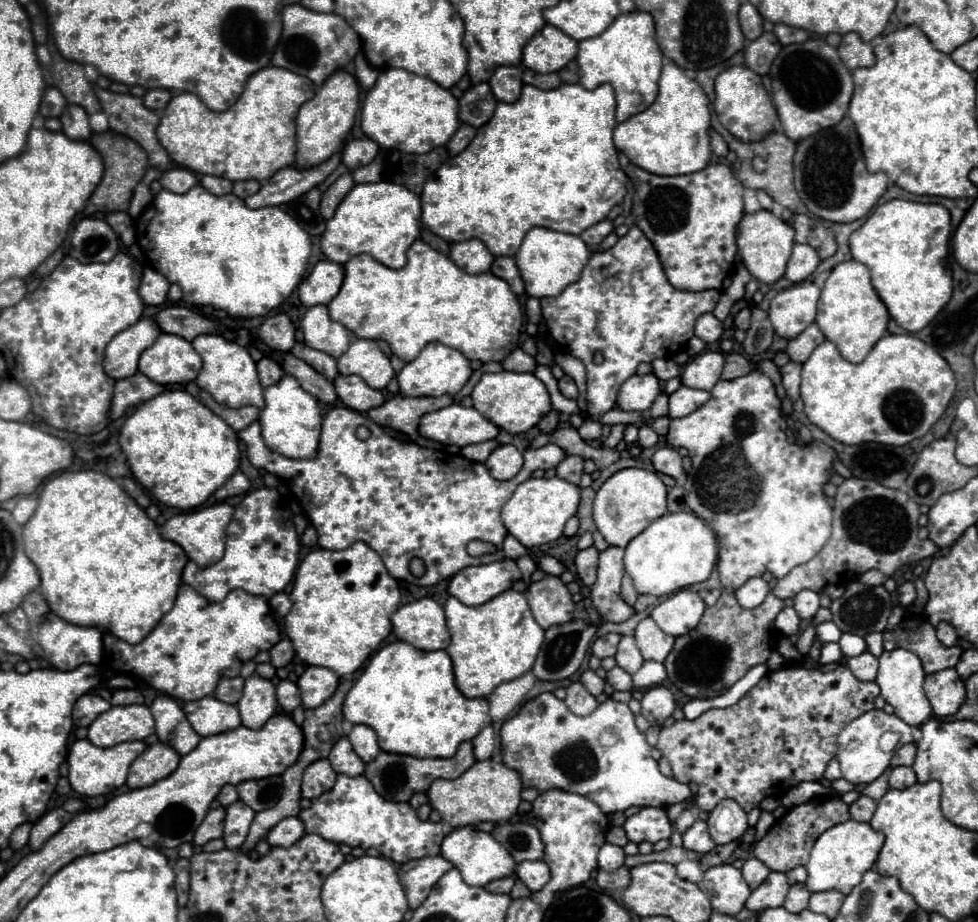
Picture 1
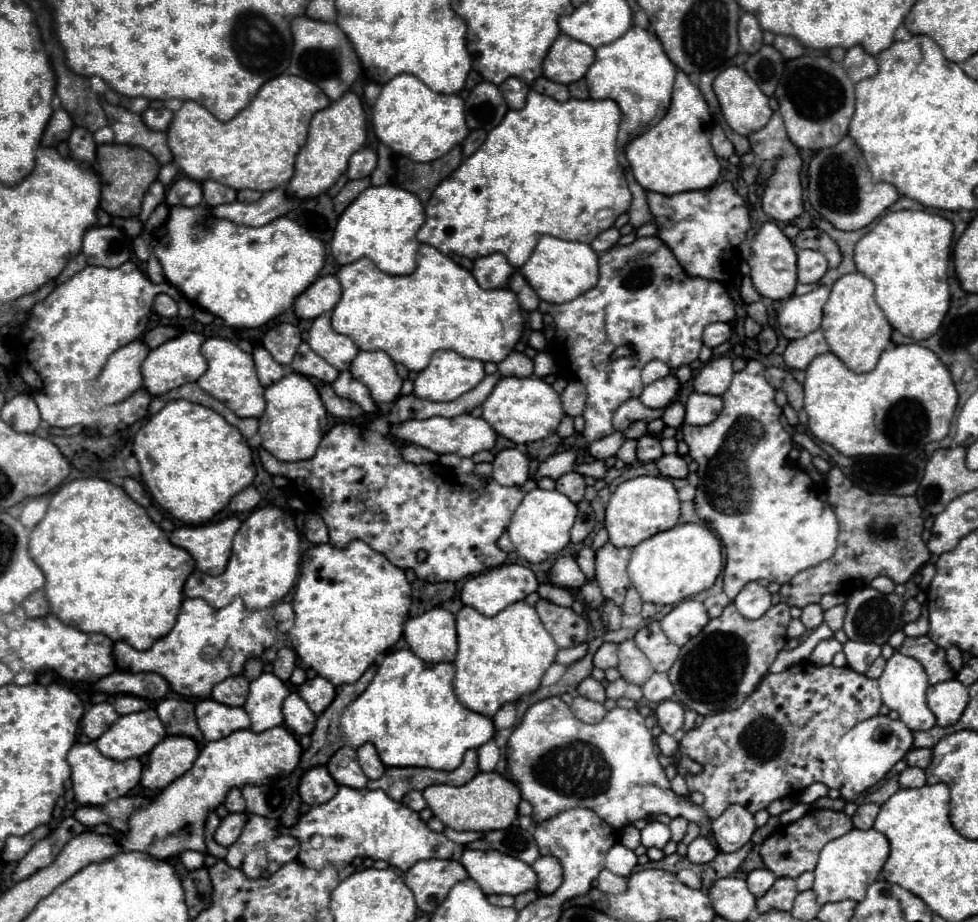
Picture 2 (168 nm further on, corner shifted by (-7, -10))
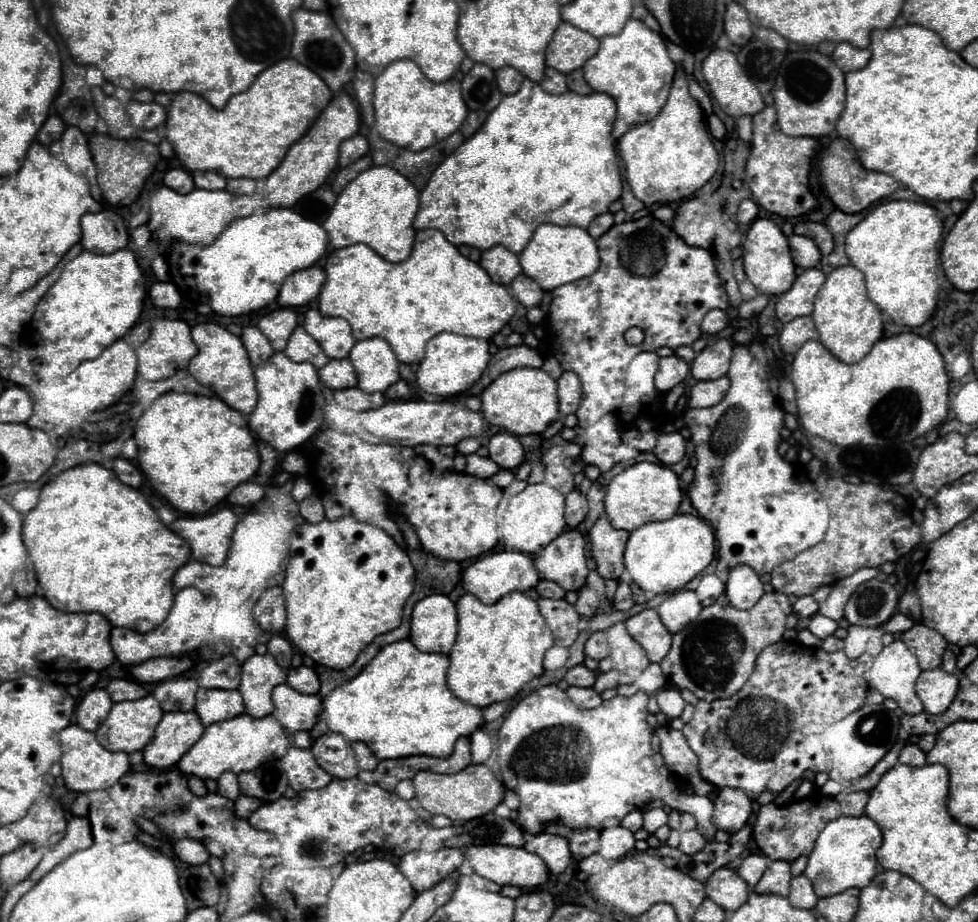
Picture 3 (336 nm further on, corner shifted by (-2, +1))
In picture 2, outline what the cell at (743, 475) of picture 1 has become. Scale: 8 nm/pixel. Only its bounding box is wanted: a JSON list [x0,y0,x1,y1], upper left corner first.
[682,360,838,600]

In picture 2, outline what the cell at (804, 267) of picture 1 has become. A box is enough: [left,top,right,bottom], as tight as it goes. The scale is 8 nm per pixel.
[798,250,828,284]

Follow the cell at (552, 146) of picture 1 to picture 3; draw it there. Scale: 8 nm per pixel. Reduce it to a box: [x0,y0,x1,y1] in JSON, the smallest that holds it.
[415,79,622,253]

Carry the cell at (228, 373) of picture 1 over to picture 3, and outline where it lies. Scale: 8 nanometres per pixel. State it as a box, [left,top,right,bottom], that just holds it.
[189,323,257,415]

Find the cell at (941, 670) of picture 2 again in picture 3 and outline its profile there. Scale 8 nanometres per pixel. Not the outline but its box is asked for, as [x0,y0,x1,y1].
[903,623,947,669]

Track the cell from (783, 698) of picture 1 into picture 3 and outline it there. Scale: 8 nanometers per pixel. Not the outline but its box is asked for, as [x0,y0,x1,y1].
[681,639,873,799]

